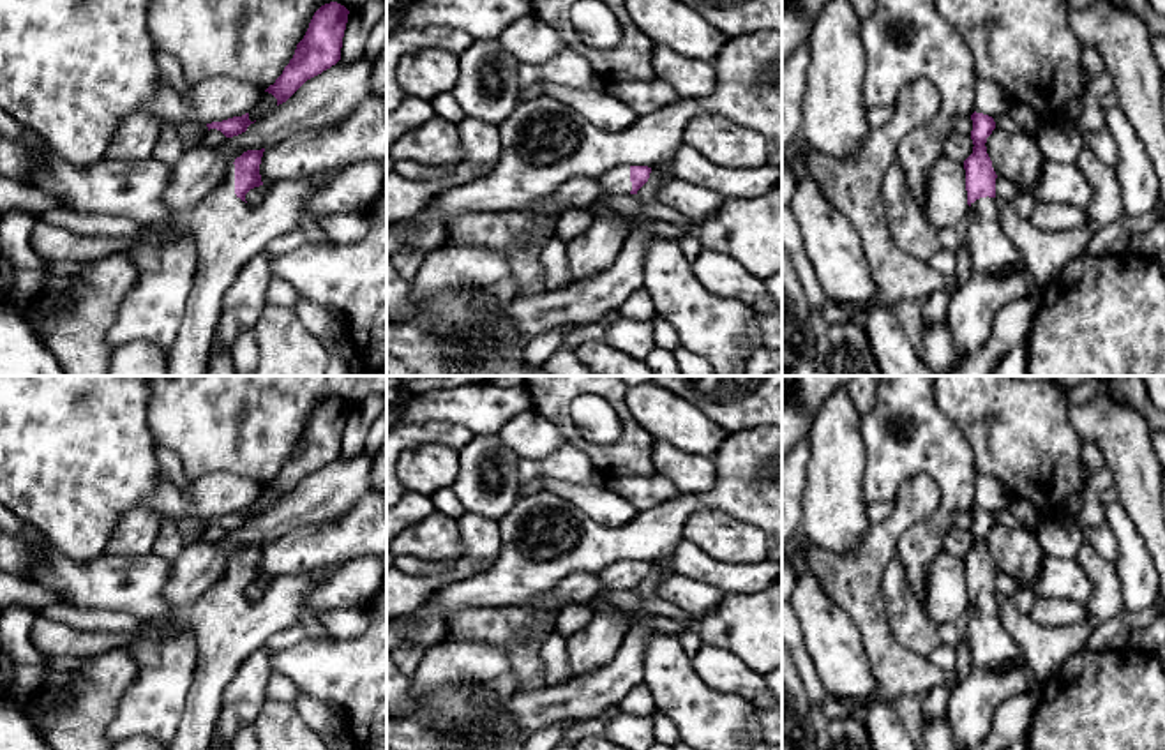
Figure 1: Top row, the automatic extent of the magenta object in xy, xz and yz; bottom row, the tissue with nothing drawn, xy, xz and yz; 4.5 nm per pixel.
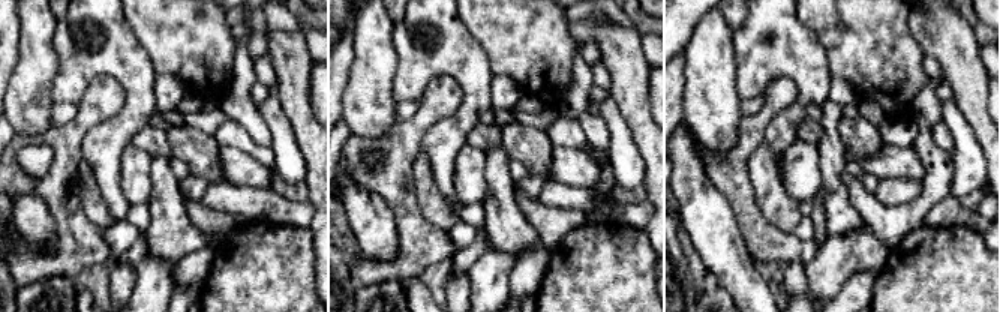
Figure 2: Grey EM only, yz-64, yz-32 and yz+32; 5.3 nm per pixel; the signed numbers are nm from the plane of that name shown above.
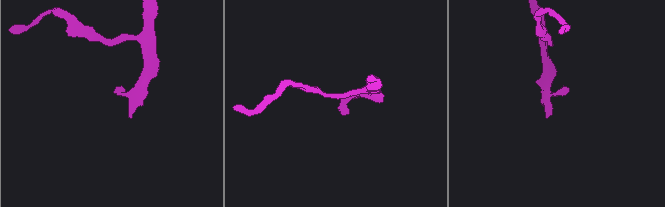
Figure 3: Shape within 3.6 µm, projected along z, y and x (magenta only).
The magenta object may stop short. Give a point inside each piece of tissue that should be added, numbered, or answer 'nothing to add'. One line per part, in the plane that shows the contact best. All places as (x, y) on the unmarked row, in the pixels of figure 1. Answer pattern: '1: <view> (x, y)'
1: xy (228, 627)

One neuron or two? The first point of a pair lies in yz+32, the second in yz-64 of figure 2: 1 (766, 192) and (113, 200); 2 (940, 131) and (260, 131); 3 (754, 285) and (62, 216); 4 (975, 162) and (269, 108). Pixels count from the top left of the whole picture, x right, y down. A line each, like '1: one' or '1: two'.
1: two
2: one
3: two
4: one

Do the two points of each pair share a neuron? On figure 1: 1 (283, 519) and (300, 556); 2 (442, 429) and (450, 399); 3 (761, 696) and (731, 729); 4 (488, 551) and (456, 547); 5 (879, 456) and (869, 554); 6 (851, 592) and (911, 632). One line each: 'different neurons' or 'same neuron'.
1: different neurons
2: different neurons
3: different neurons
4: different neurons
5: different neurons
6: different neurons

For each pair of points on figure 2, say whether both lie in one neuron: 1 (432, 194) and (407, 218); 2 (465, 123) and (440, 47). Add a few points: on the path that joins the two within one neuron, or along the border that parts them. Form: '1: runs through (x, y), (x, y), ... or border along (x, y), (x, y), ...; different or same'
1: border along (411, 173), (420, 212), (444, 231); different
2: runs through (470, 104), (470, 77), (459, 66); same

